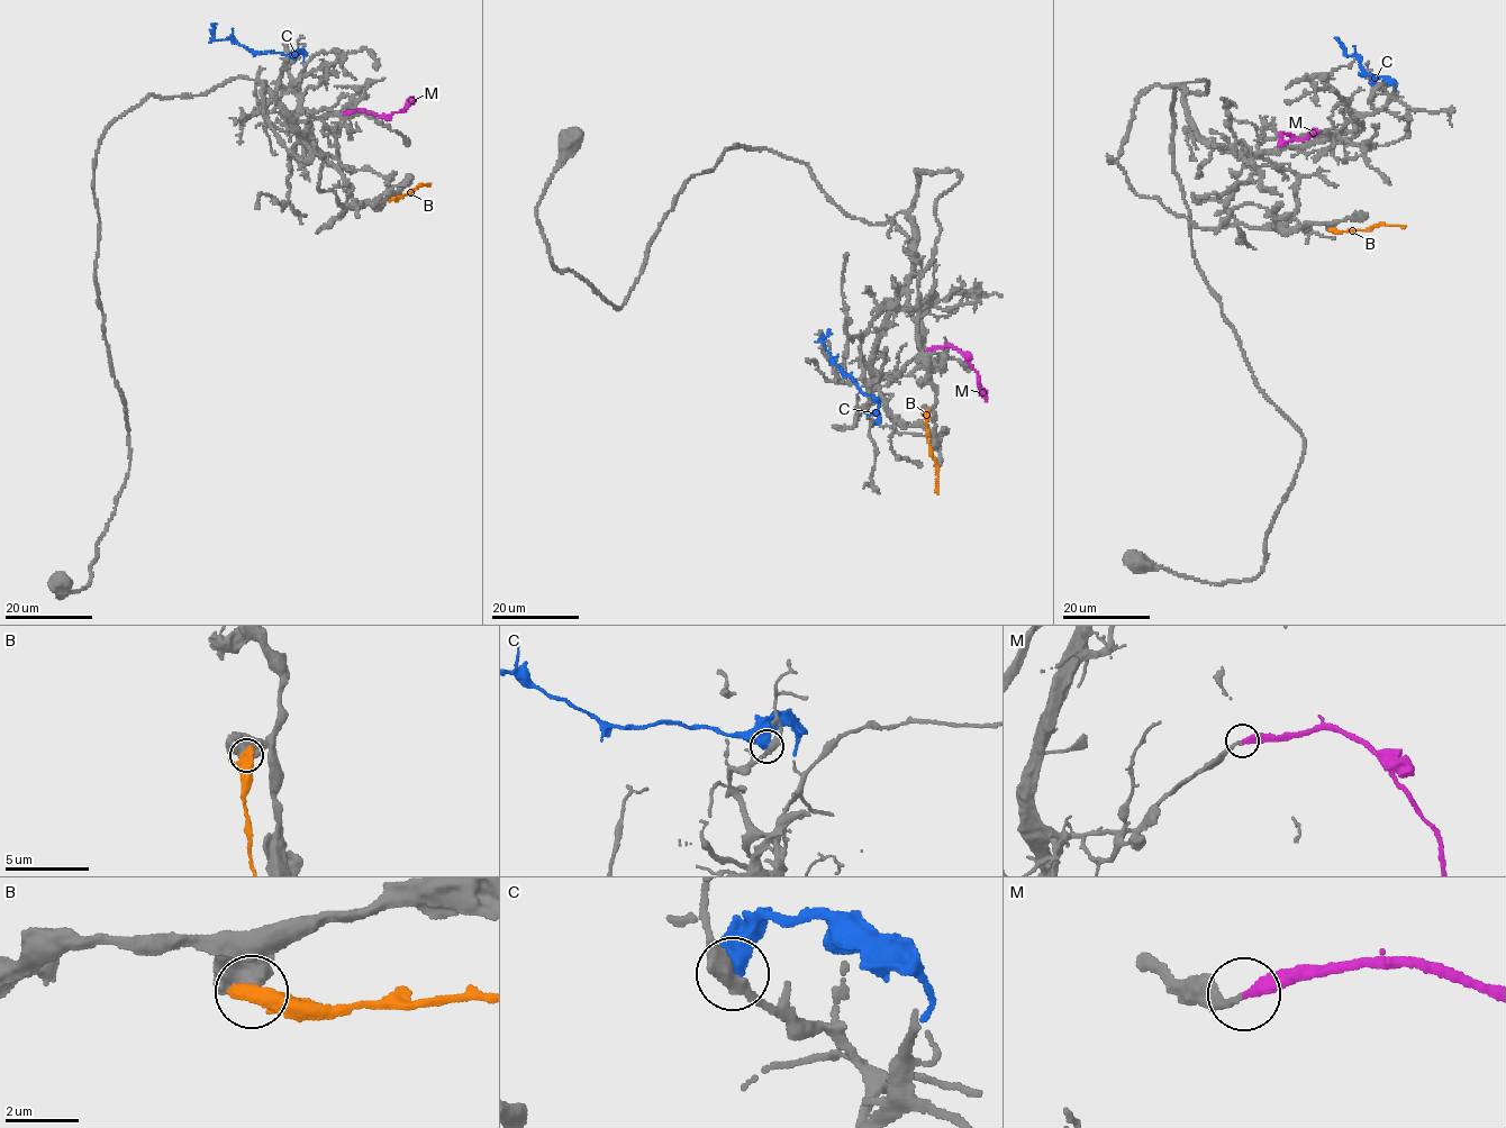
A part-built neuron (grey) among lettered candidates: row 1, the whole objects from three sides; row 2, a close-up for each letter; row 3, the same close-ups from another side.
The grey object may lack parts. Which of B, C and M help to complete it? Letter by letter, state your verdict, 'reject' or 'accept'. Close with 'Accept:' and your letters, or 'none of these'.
B: reject
C: reject
M: accept
Accept: M

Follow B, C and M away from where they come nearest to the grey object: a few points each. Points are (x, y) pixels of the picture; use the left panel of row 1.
B: (392, 198), (429, 183)
C: (296, 57), (270, 51), (253, 53), (228, 38), (214, 39), (212, 24)
M: (343, 114), (366, 110), (382, 117), (402, 111), (417, 99)

